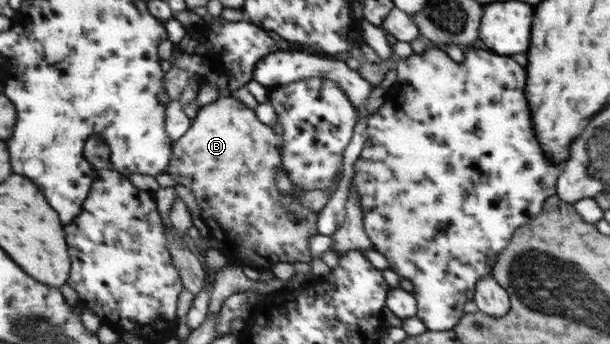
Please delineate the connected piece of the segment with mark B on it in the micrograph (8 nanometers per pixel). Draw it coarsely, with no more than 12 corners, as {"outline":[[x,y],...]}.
{"outline":[[198,108],[166,174],[246,270],[311,261],[318,214],[275,188],[279,136]]}

